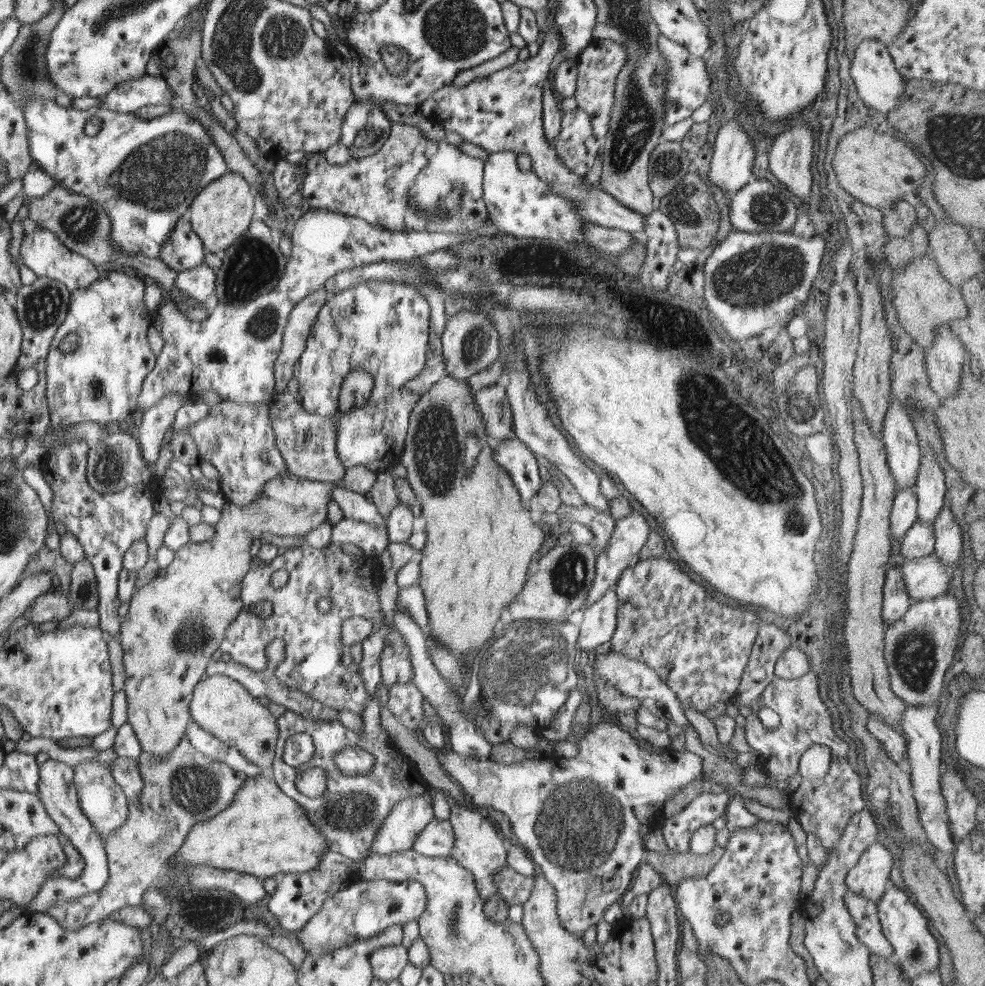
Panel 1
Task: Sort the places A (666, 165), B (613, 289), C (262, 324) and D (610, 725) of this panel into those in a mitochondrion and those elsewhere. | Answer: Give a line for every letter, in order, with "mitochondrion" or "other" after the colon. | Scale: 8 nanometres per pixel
A: mitochondrion
B: mitochondrion
C: mitochondrion
D: other

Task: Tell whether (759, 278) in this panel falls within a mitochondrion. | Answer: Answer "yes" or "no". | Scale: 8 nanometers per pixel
yes

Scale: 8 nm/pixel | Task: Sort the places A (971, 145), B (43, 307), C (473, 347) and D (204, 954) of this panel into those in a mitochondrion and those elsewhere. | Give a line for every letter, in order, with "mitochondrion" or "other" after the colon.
A: mitochondrion
B: mitochondrion
C: mitochondrion
D: other

